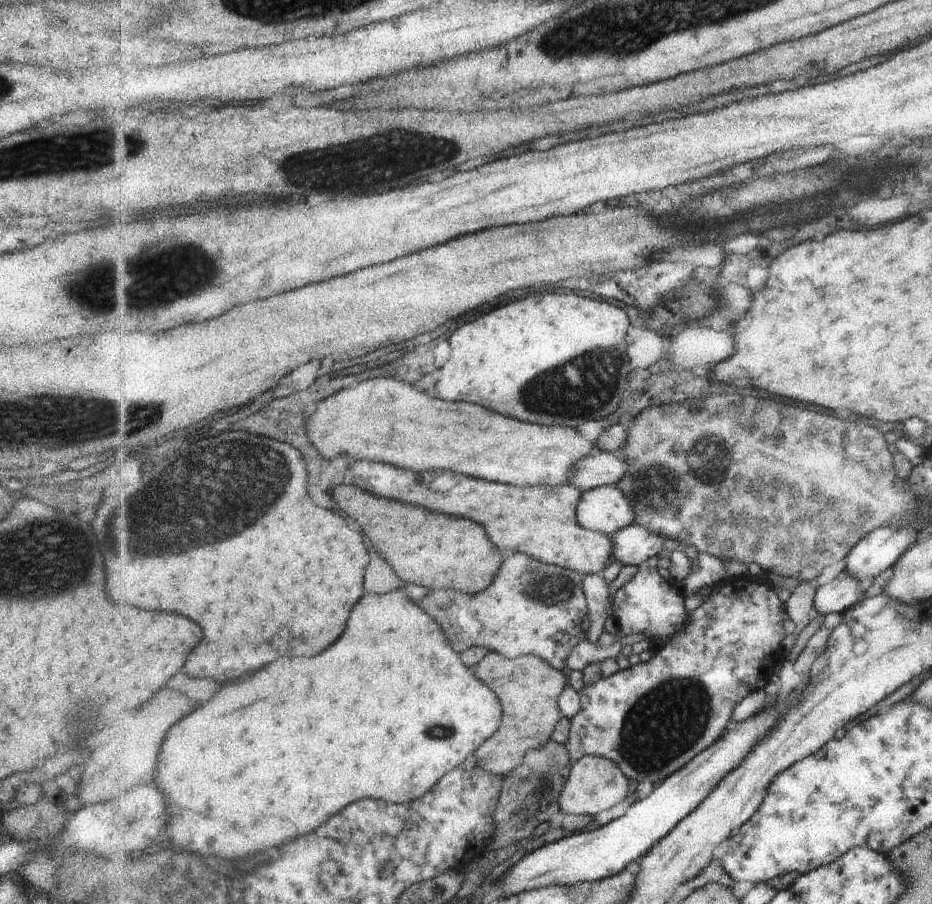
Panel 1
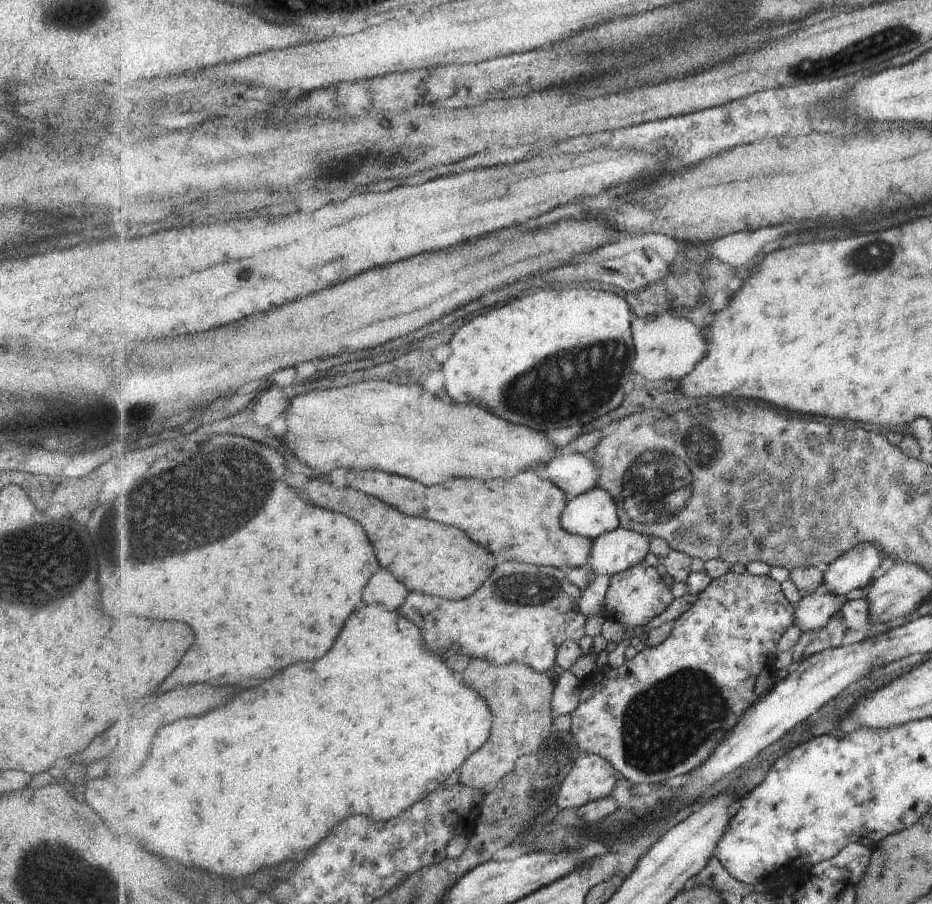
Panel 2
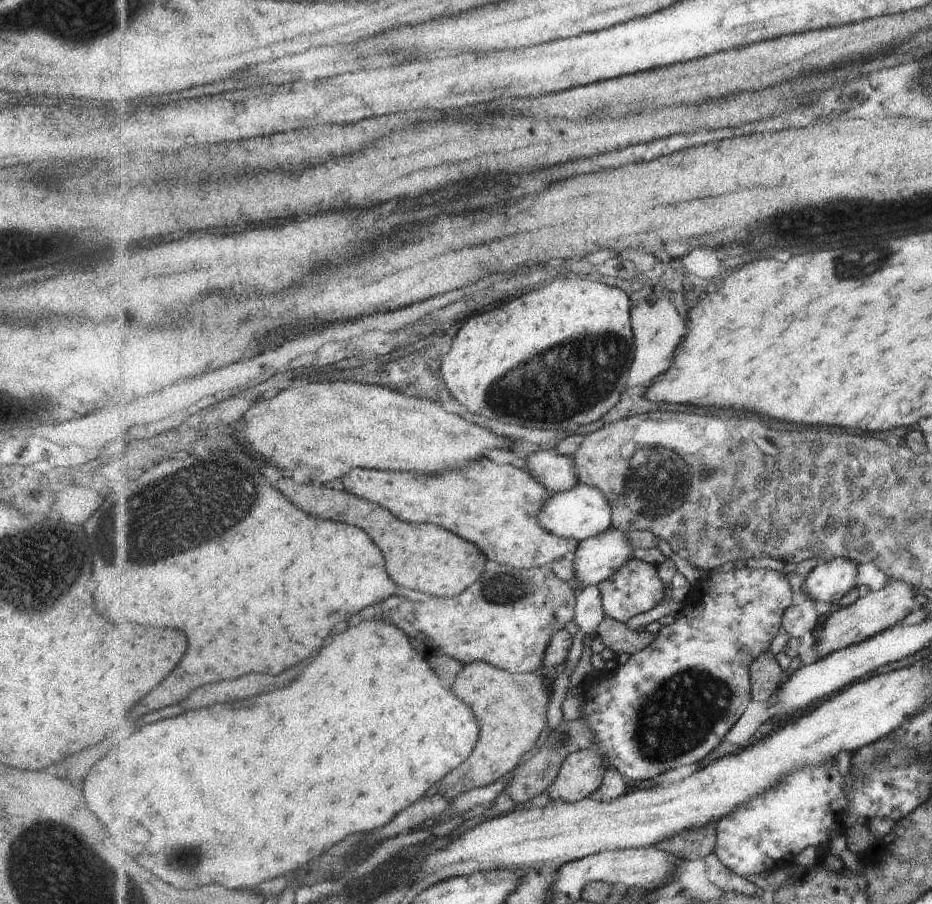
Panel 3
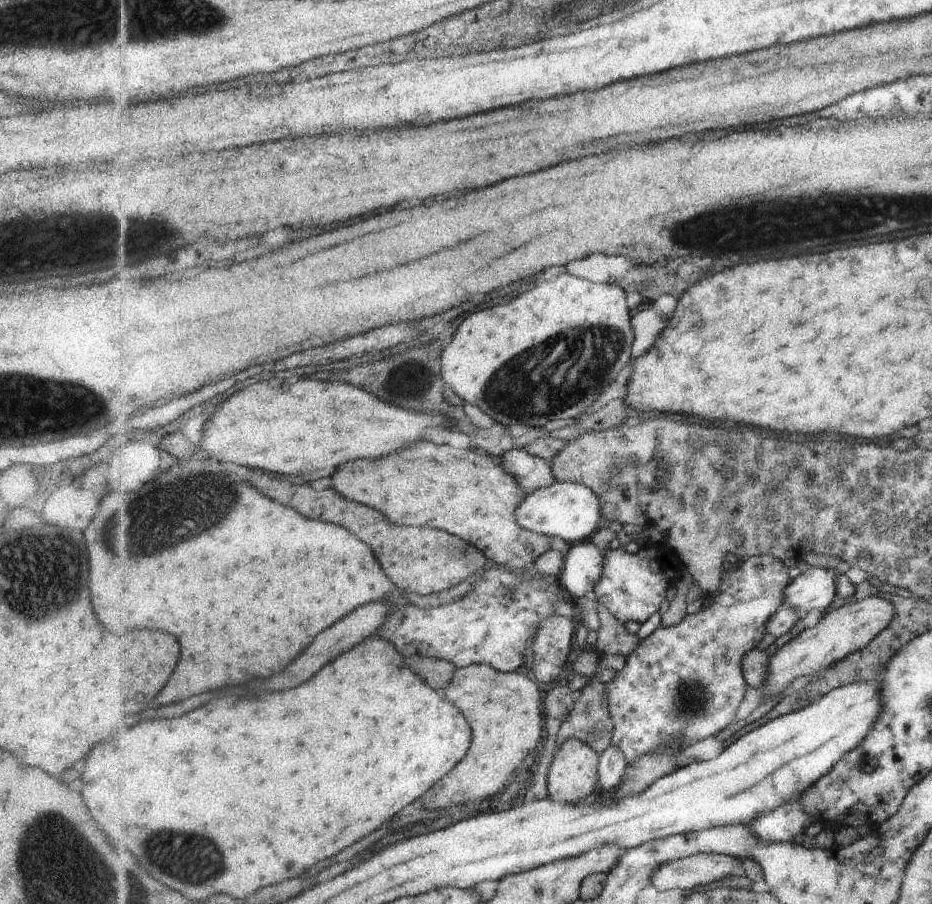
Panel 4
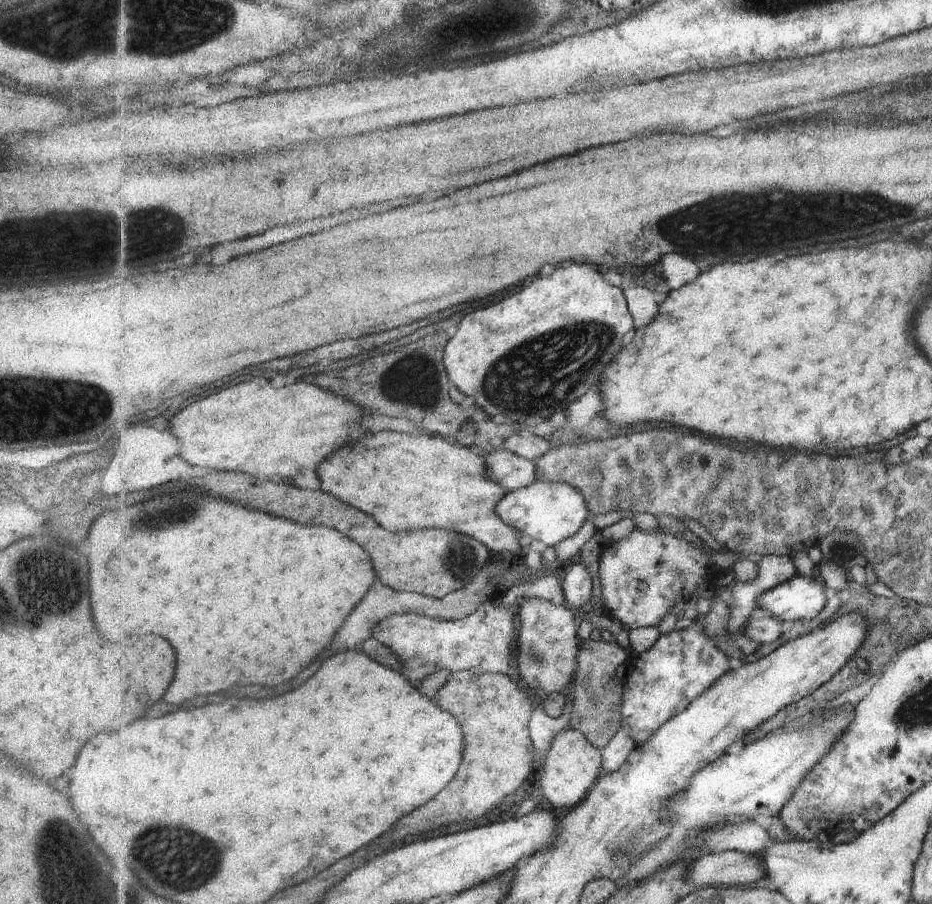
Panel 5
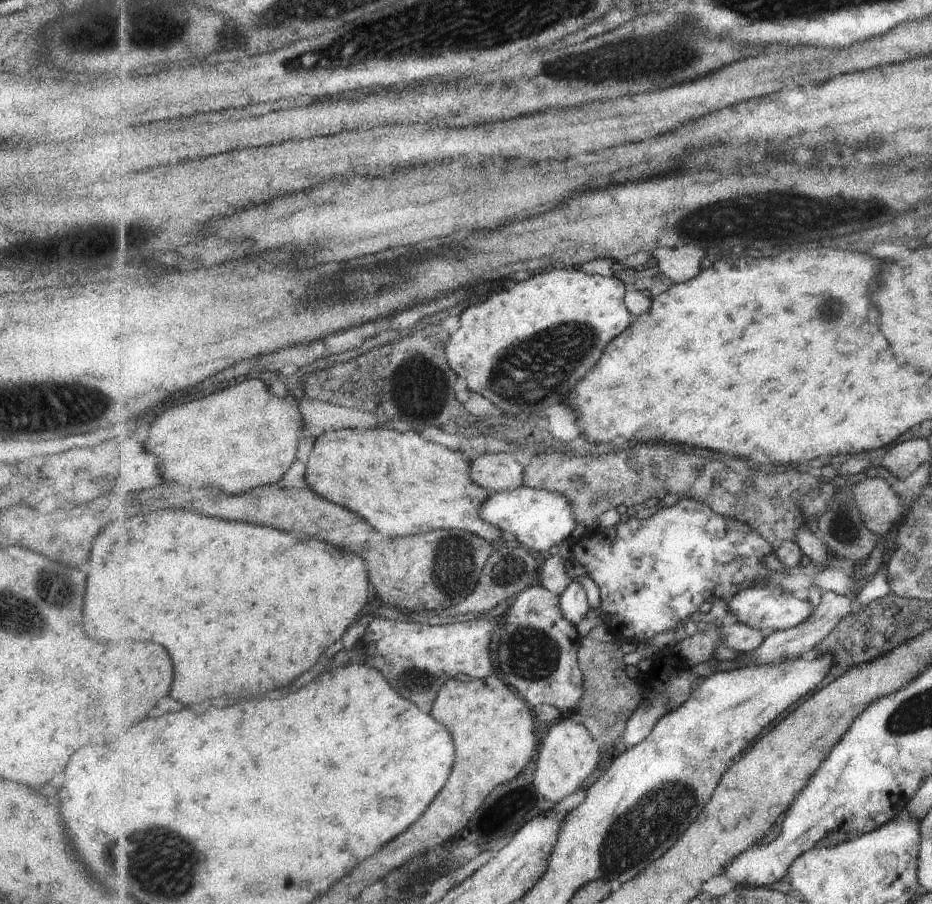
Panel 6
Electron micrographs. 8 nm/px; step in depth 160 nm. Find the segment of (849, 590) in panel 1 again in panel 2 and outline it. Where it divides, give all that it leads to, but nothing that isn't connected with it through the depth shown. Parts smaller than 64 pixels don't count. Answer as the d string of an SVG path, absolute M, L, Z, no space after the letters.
M823 583L813 593L803 597L796 605L797 610L795 615L796 620L799 620L797 626L800 628L800 631L808 630L819 632L821 629L825 628L836 615L841 615L841 610L848 599L850 599L850 597L845 598L842 595L835 594L835 592L831 592L831 590L827 588L827 584Z

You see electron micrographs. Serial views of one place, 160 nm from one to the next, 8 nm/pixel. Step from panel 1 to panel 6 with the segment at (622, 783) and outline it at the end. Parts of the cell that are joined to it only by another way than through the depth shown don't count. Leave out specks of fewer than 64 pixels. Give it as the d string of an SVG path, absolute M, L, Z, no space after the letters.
M575 715L564 716L548 730L539 744L535 771L537 791L553 804L565 796L577 792L602 762L603 748L592 737L588 728L577 720Z

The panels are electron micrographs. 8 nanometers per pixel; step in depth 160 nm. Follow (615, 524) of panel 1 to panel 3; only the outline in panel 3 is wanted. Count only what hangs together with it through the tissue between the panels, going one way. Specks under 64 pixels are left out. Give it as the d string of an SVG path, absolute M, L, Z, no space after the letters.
M577 483L570 491L551 494L538 514L538 521L545 530L553 534L581 542L613 528L613 510L602 490Z

